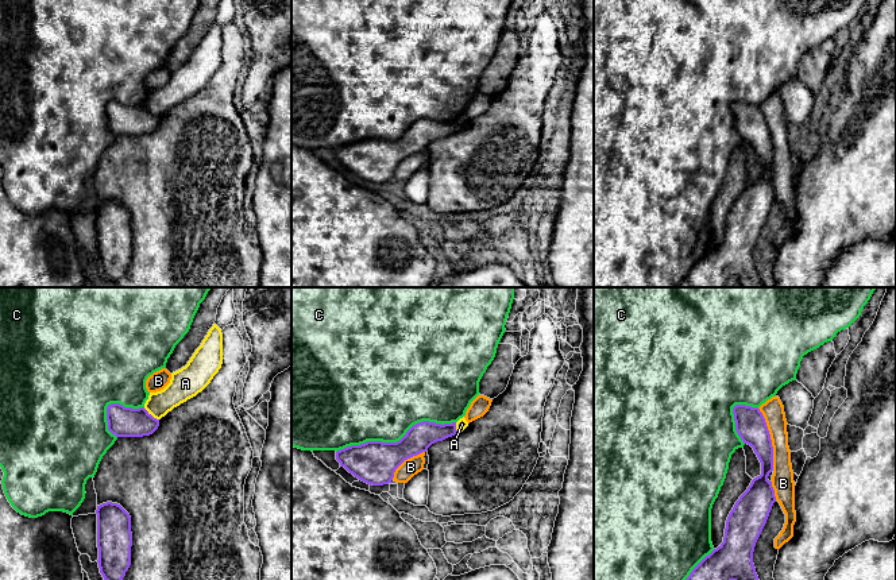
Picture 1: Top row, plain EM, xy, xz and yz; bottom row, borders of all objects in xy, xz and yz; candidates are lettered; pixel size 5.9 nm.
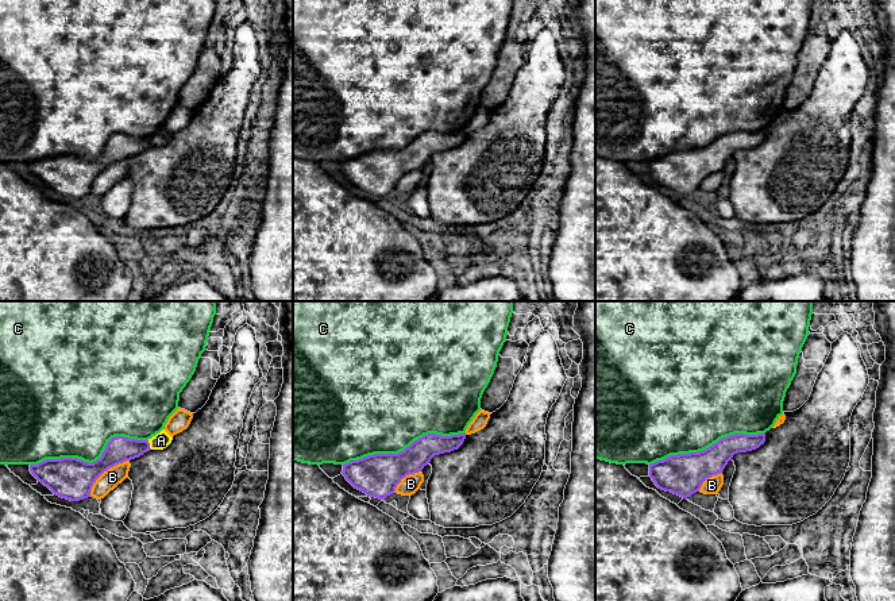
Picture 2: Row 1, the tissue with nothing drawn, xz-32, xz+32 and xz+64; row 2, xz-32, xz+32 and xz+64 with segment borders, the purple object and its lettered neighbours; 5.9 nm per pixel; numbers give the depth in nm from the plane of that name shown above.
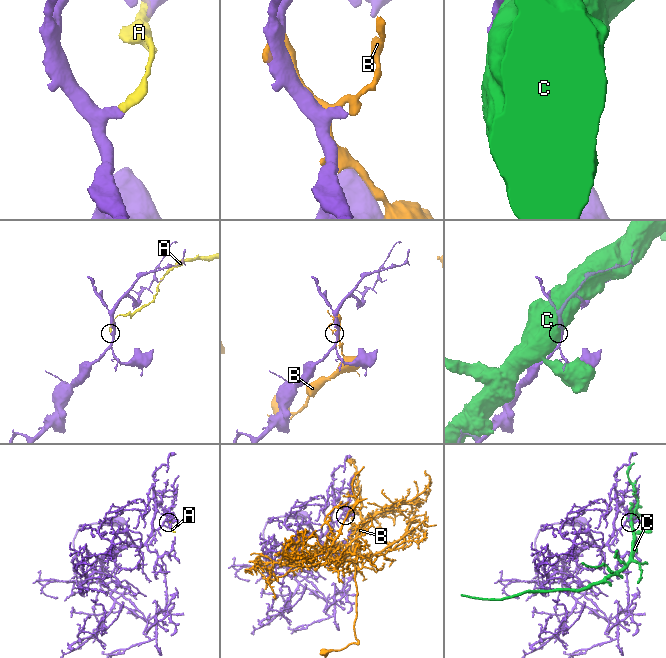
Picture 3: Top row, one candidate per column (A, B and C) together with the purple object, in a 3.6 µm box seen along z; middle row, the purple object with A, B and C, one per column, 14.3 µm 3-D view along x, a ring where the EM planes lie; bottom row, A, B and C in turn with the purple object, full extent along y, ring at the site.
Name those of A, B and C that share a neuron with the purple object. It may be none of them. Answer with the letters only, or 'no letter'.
no letter

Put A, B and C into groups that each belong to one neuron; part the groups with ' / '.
A / B / C

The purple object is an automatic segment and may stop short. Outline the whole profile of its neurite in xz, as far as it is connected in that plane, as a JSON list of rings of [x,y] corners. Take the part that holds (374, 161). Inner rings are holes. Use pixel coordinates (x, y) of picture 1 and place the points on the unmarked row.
[[[422,119],[413,123],[397,140],[367,139],[336,150],[336,158],[359,178],[383,183],[391,181],[395,167],[408,156],[457,132],[456,120],[436,121]]]

